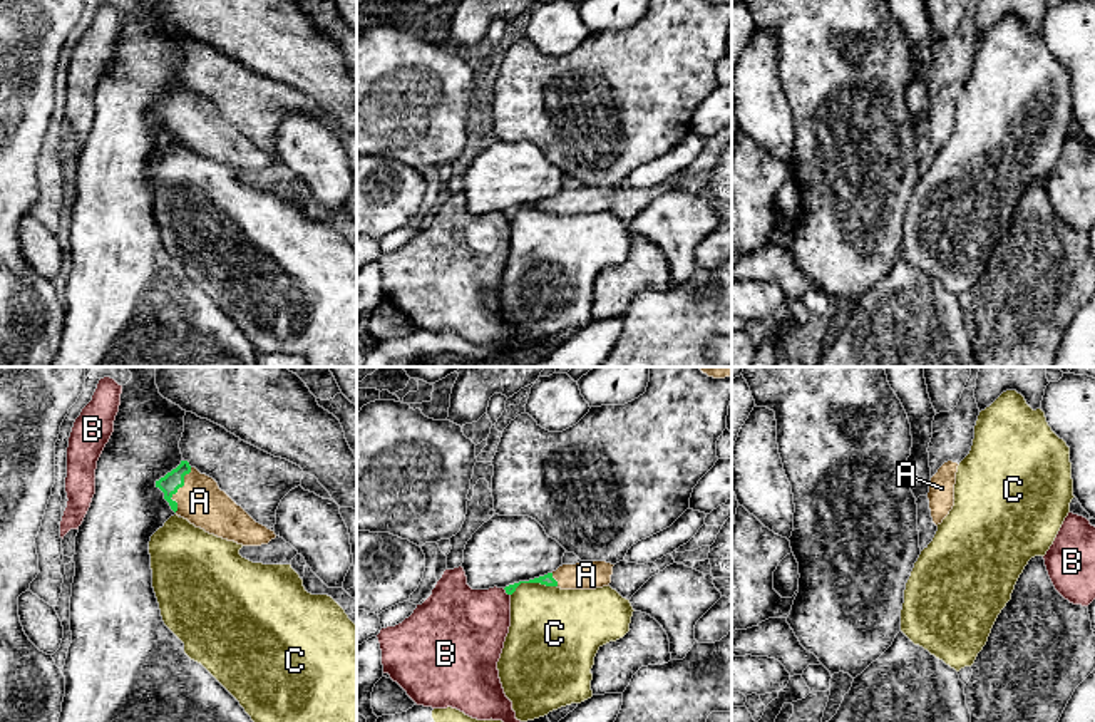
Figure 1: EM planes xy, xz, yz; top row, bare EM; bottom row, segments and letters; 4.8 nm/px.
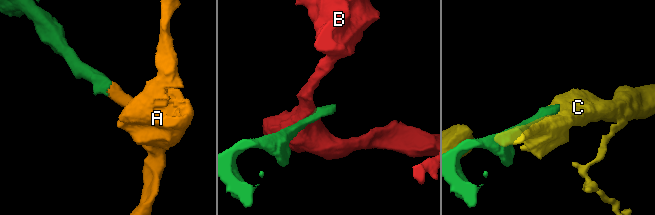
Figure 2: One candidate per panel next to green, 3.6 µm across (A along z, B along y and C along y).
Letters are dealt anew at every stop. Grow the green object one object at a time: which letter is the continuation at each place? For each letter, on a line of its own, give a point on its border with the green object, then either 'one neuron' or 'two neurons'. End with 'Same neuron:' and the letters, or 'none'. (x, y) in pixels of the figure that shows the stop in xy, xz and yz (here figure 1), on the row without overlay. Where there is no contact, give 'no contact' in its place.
A: xy (178, 113) | one neuron
B: xz (506, 216) | two neurons
C: xz (533, 206) | two neurons
Same neuron: A

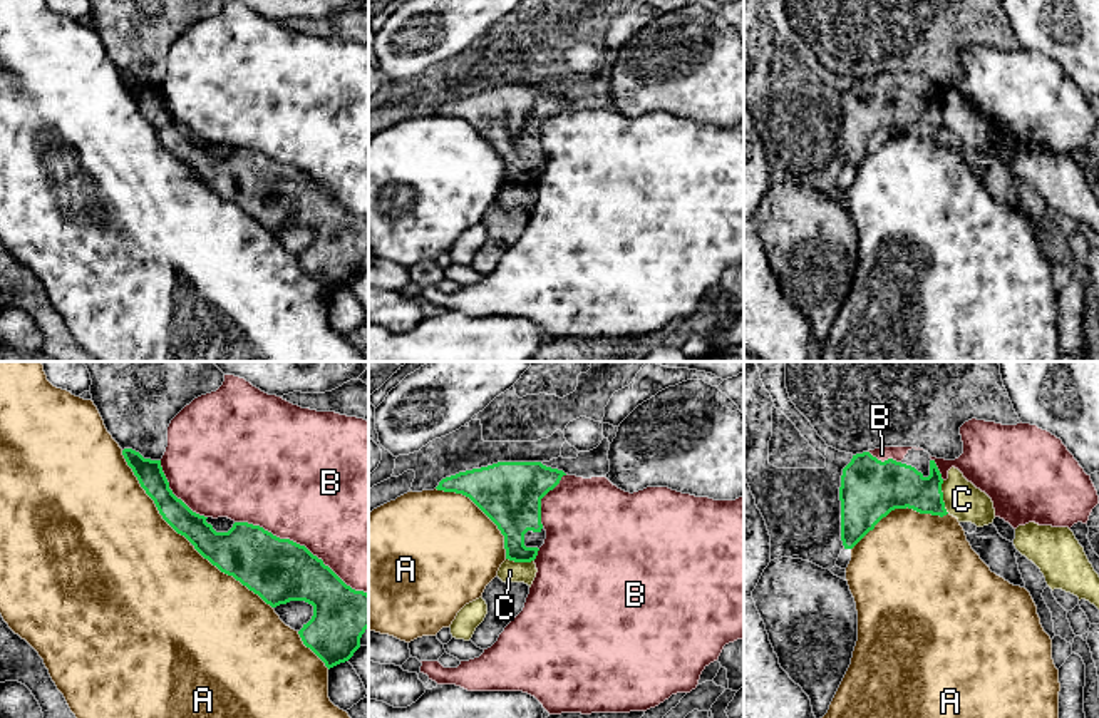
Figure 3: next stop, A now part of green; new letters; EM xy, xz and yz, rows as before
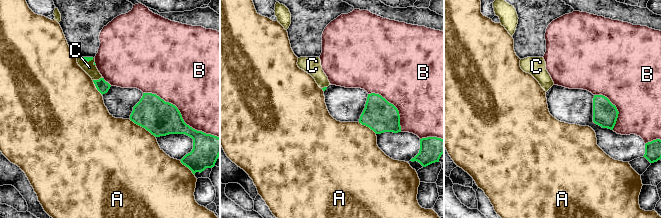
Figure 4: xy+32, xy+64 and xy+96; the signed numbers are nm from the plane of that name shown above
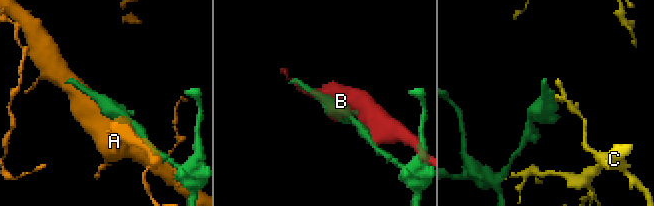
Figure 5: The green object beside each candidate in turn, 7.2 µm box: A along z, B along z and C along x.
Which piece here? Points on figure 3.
A: xy (185, 161) | two neurons
B: xy (302, 171) | two neurons
C: yz (942, 123) | two neurons
Same neuron: none

